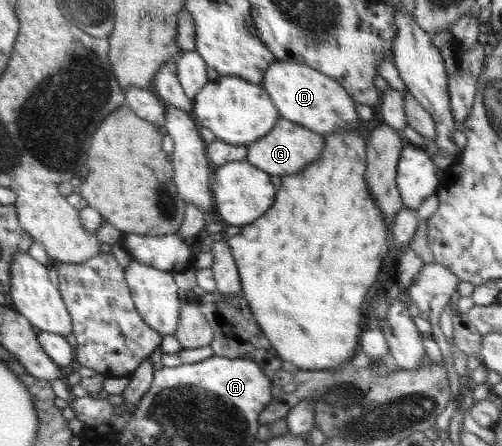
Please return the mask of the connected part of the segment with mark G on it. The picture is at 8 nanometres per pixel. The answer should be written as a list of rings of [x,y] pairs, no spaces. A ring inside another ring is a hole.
[[[280,117],[273,129],[263,138],[249,143],[246,160],[270,175],[291,175],[299,173],[310,163],[317,161],[324,150],[324,136],[299,125],[289,119]]]

